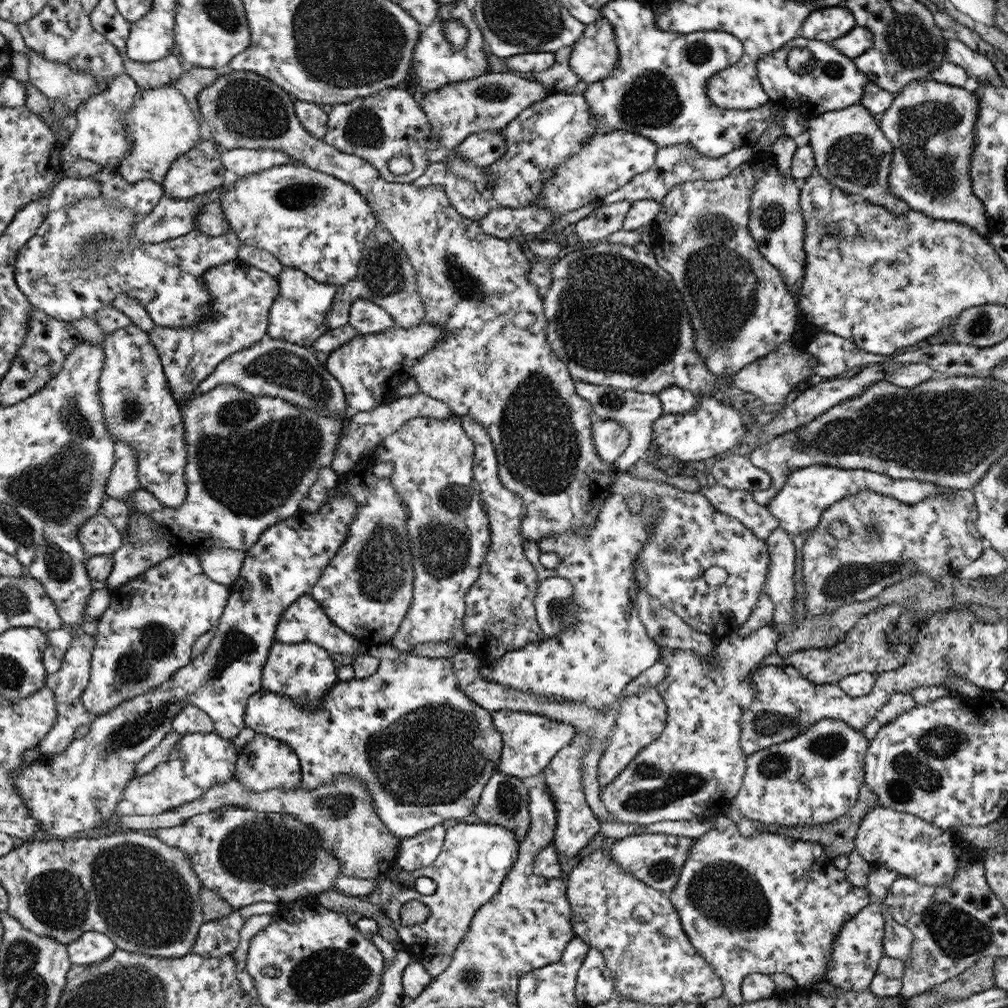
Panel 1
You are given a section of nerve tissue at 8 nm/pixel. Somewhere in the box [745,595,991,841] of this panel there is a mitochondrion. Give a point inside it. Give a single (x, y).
(914, 773)

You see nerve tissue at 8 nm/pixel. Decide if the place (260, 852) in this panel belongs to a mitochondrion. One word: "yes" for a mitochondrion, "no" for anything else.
yes

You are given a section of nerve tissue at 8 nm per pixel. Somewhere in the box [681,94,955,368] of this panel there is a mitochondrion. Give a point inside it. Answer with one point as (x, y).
(857, 159)

